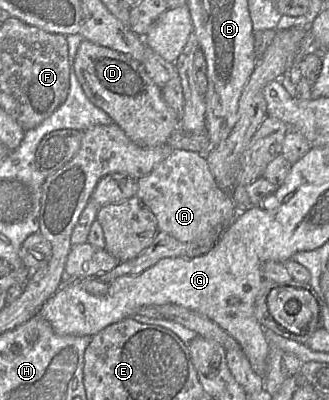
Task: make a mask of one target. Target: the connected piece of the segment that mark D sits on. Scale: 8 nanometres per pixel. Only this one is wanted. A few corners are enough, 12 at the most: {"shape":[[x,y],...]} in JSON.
{"shape":[[84,40],[75,74],[138,146],[181,118],[142,62]]}

